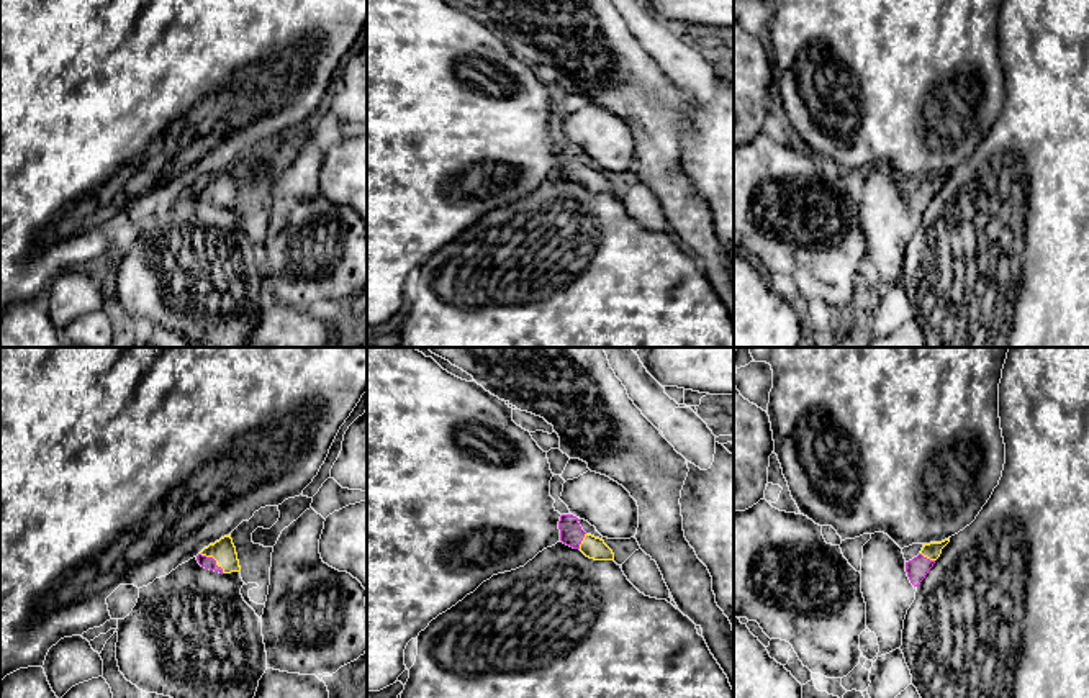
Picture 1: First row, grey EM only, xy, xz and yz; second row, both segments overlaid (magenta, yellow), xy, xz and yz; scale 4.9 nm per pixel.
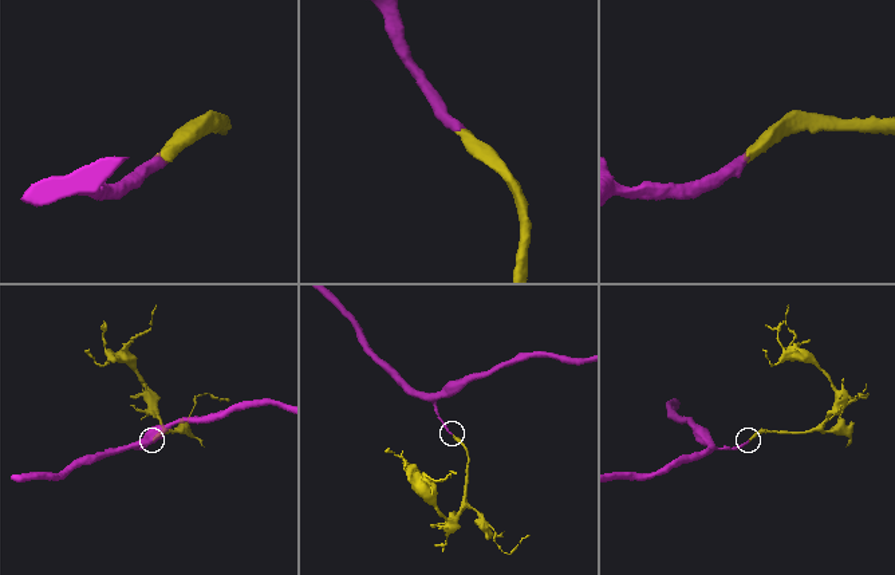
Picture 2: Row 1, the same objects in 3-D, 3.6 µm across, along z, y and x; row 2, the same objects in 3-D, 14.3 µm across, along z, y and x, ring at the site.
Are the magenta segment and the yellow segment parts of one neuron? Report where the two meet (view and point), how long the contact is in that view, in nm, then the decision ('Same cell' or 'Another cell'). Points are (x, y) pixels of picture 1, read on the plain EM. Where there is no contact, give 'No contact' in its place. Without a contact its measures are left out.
Touches magenta at xy (213, 192). Shared border 150 nm. Same cell

